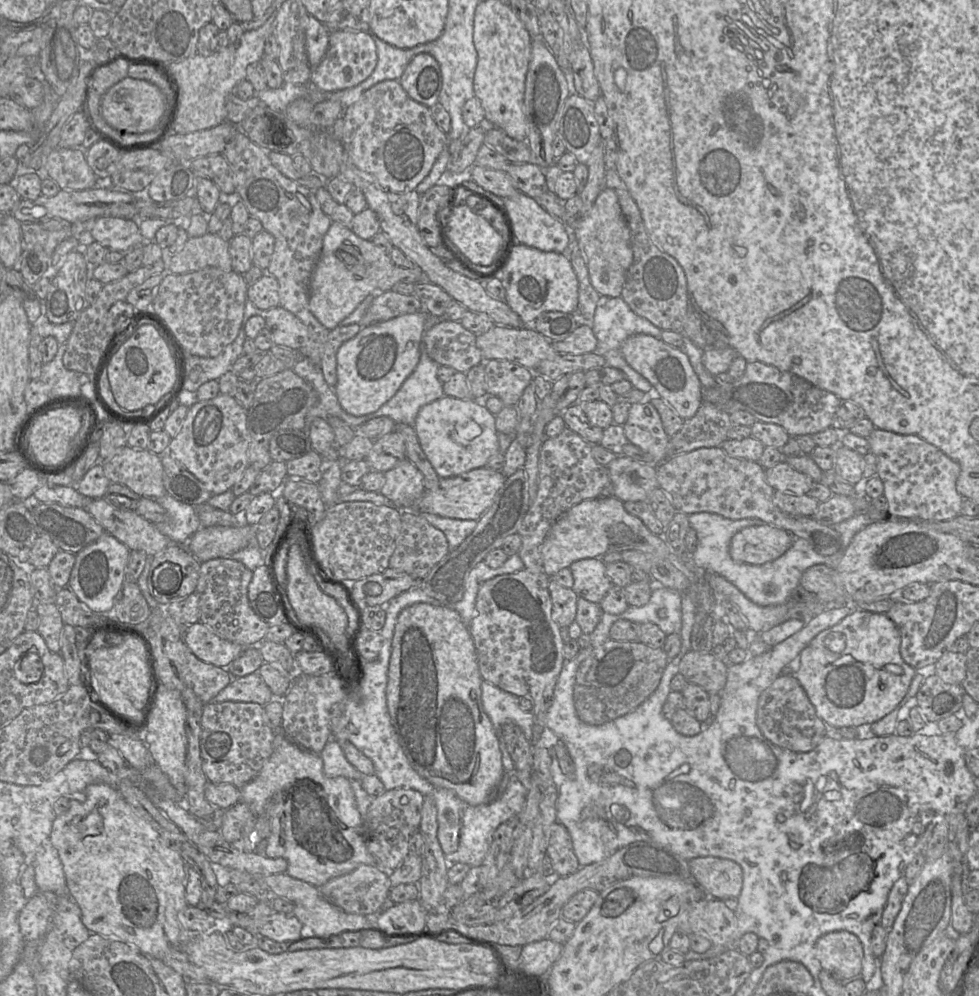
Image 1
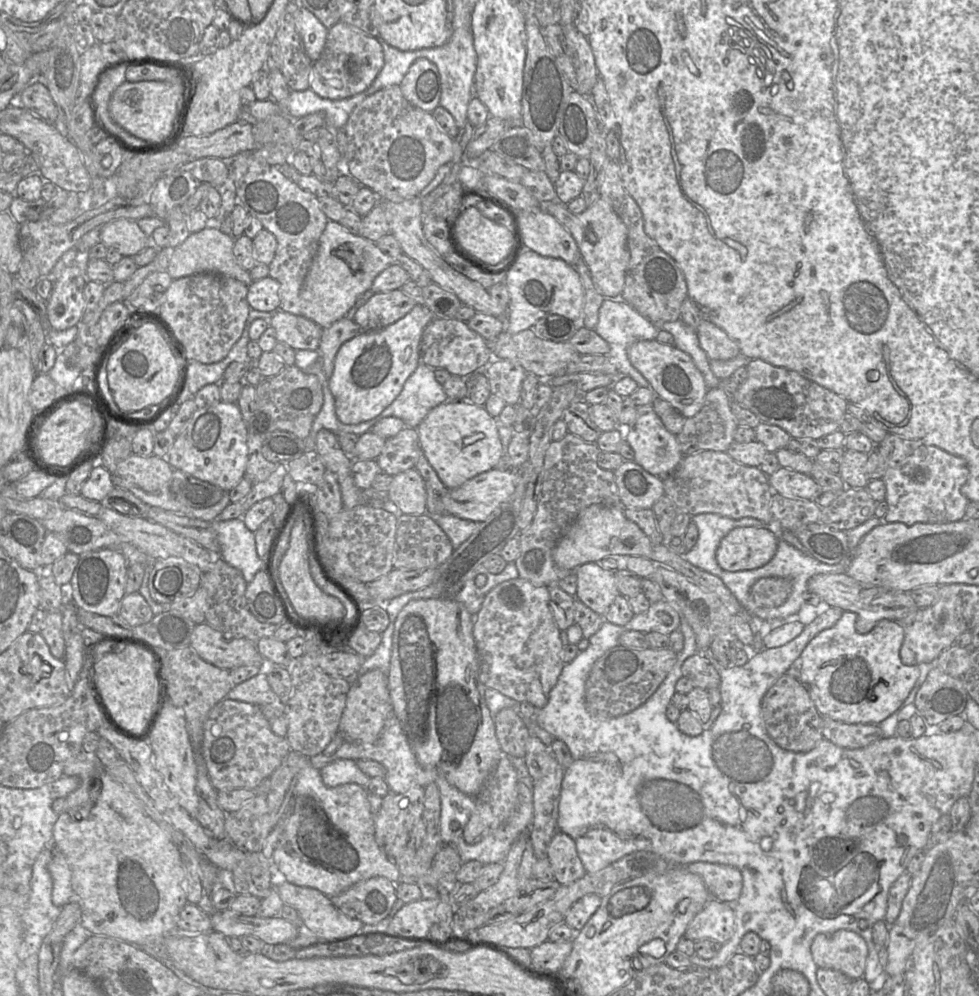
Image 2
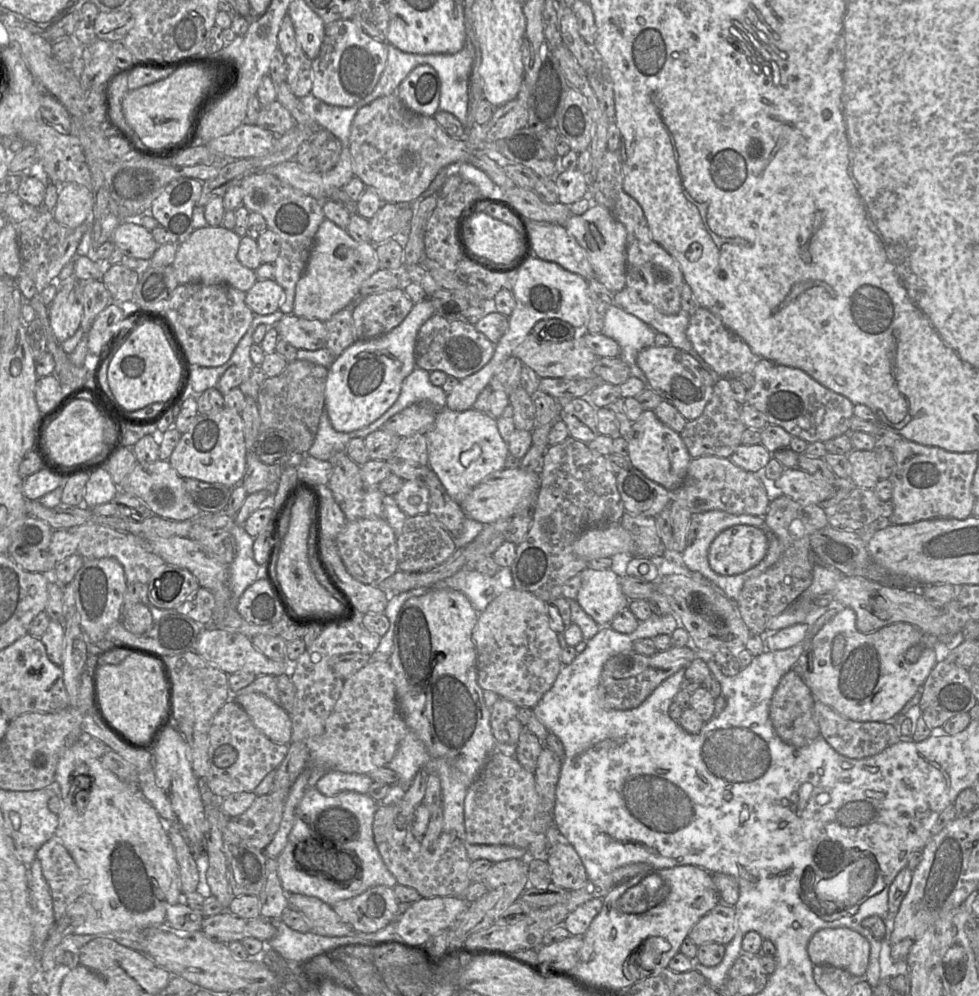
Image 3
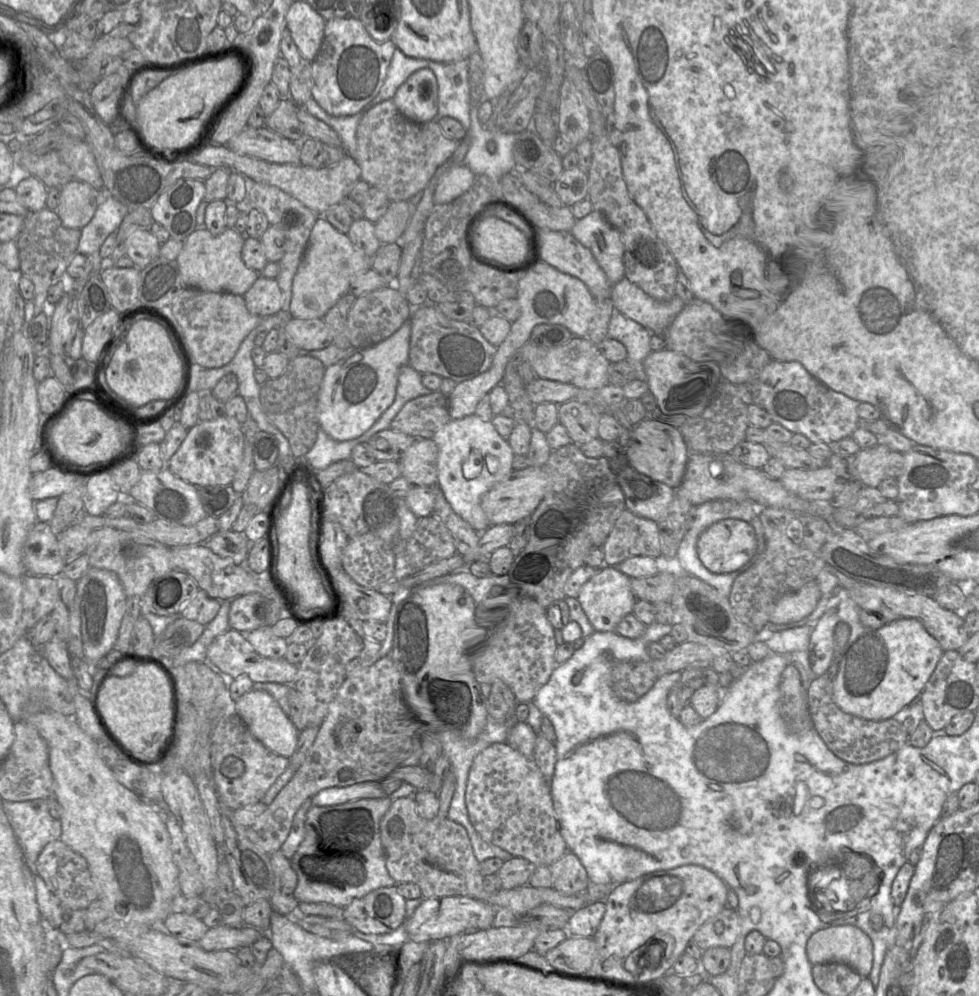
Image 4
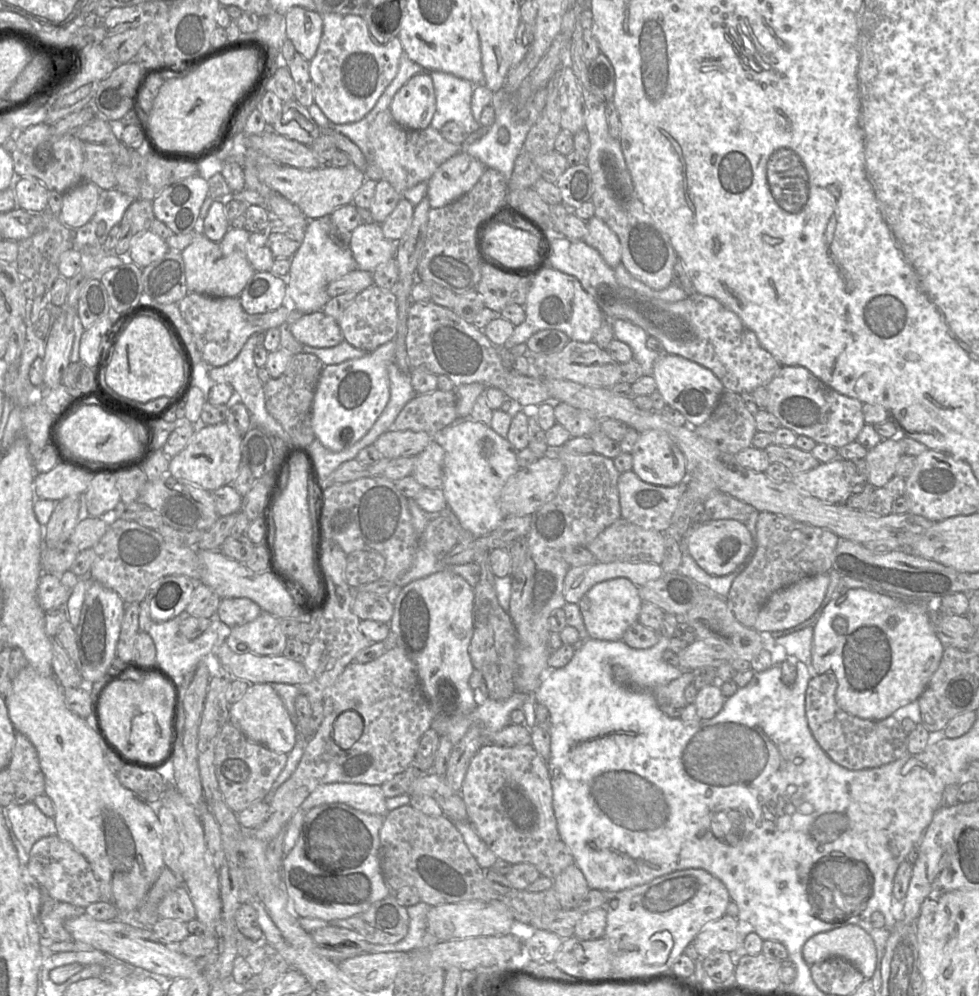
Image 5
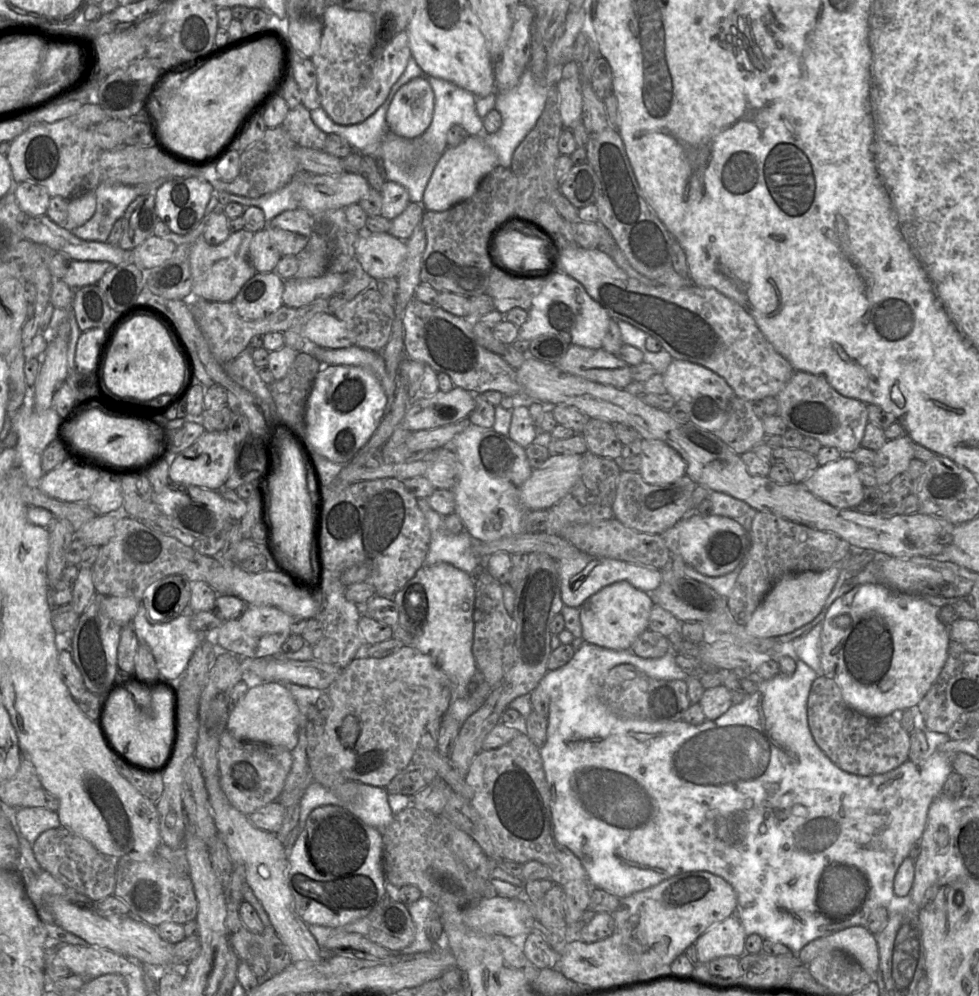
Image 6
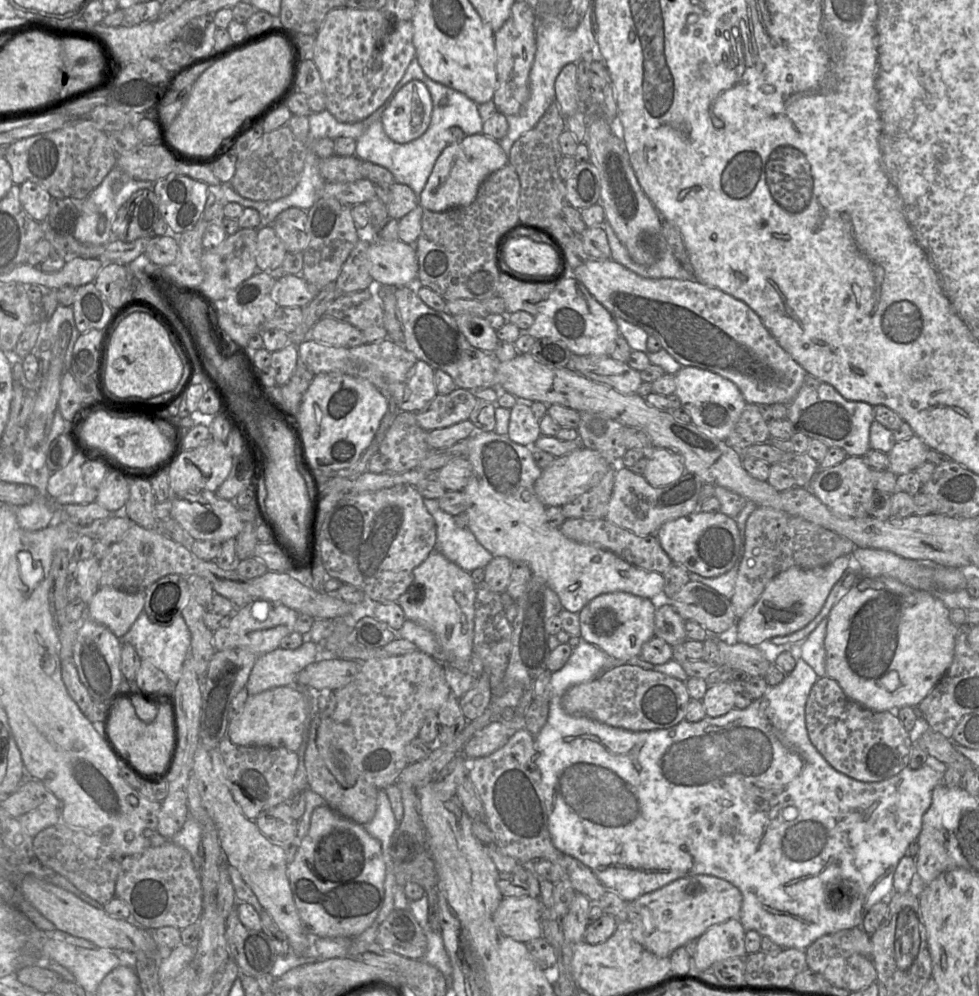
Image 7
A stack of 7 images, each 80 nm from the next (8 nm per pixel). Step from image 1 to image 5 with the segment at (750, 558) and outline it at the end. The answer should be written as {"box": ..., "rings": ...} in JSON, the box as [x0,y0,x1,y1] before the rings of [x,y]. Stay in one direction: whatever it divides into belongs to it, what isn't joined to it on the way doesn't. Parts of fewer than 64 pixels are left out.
{"box":[682,519,751,576],"rings":[[[721,519],[695,523],[682,538],[684,547],[696,563],[708,574],[725,576],[732,573],[747,557],[751,548],[751,535],[744,523],[734,519]]]}

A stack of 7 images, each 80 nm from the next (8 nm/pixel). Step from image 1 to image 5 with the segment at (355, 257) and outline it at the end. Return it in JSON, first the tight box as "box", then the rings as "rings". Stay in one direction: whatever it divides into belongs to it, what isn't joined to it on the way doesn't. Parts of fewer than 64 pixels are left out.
{"box":[286,217,358,314],"rings":[[[329,217],[308,221],[304,240],[290,259],[291,268],[286,279],[287,301],[290,303],[291,309],[297,309],[303,314],[322,311],[331,299],[327,293],[328,285],[332,281],[358,269],[349,248],[345,243],[334,240],[333,232],[334,226]]]}

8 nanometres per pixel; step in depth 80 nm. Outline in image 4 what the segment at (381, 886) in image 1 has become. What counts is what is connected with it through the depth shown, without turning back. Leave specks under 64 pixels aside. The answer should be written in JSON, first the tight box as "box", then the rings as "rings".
{"box":[343,885,406,934],"rings":[[[396,885],[389,888],[379,888],[343,908],[343,920],[362,934],[388,934],[406,921],[405,903],[406,900],[397,893]]]}

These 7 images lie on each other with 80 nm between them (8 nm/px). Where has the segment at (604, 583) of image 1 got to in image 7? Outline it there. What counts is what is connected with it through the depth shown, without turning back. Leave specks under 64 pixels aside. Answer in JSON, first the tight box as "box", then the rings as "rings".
{"box":[579,592,658,659],"rings":[[[627,592],[601,594],[579,612],[580,638],[616,659],[638,657],[643,644],[654,636],[654,618],[658,602]]]}

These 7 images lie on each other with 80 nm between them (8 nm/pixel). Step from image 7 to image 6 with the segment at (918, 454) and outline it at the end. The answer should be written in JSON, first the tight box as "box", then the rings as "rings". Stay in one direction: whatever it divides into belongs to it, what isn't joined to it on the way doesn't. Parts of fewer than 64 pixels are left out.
{"box":[873,435,914,487],"rings":[[[908,435],[890,439],[876,451],[873,466],[876,469],[877,487],[887,487],[896,476],[907,469],[914,458],[914,443]]]}

